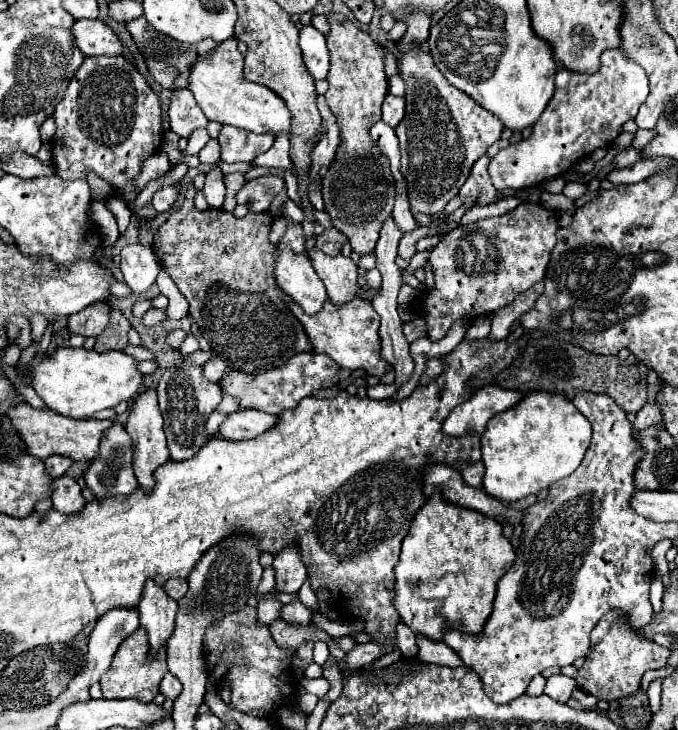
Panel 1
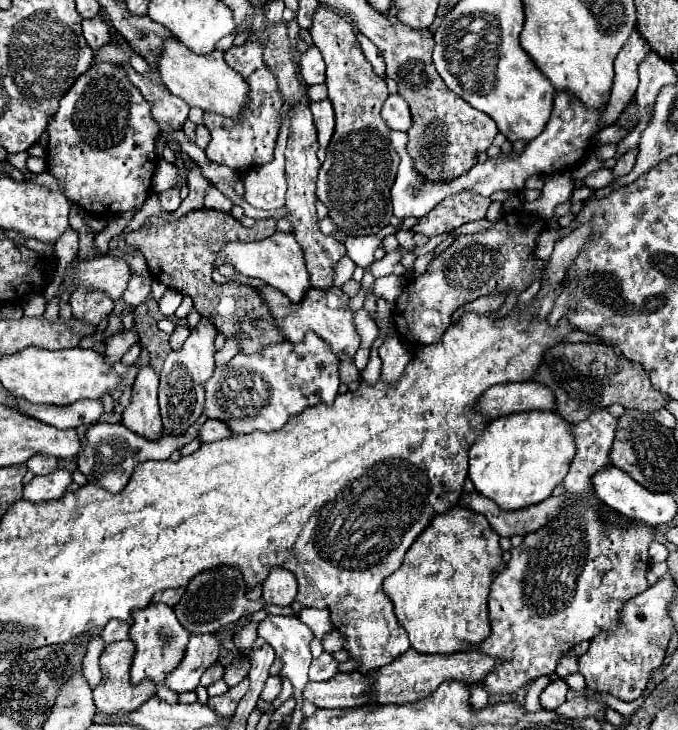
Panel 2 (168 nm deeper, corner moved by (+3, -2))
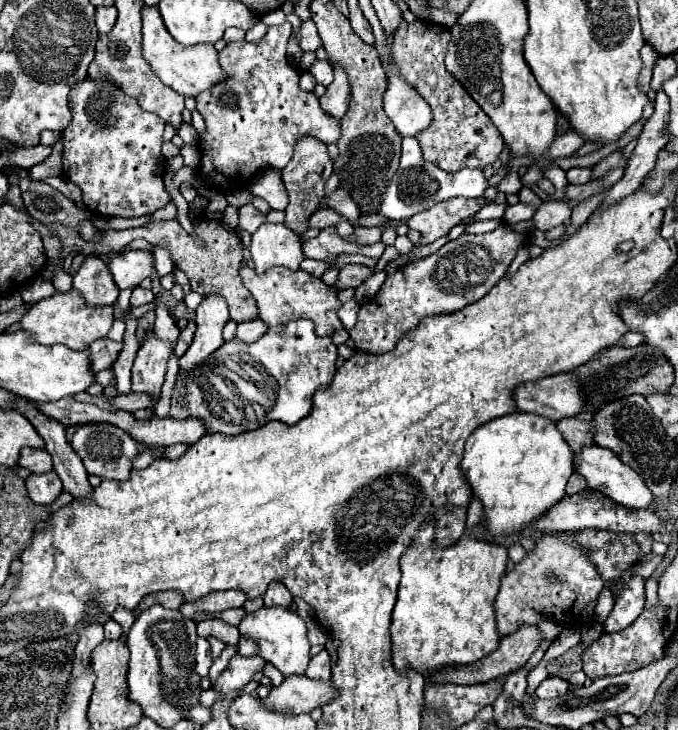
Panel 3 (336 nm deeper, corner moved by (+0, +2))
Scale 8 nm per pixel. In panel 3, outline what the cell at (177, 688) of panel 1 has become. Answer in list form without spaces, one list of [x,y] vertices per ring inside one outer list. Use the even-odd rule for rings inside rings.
[[[198,638],[196,642],[196,672],[204,678],[208,676],[208,670],[212,666],[212,658],[210,658],[210,644],[206,638]]]

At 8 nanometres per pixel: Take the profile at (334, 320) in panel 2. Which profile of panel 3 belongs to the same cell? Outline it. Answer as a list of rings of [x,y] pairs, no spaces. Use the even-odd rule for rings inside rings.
[[[248,266],[240,268],[240,276],[244,280],[244,286],[252,292],[256,300],[258,316],[268,326],[280,326],[280,324],[288,324],[290,320],[308,318],[314,322],[314,332],[318,336],[332,336],[334,332],[342,330],[342,322],[336,316],[336,310],[340,308],[338,294],[334,288],[326,286],[320,278],[314,278],[302,270],[292,272],[288,268],[272,268],[270,272],[256,274]]]

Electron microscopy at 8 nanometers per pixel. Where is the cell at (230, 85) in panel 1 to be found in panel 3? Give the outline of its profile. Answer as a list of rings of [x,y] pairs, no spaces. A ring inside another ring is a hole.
[[[158,6],[142,8],[142,56],[166,86],[184,96],[196,96],[198,92],[204,92],[226,78],[224,70],[218,64],[218,52],[214,44],[196,44],[196,46],[178,44],[166,30]]]

